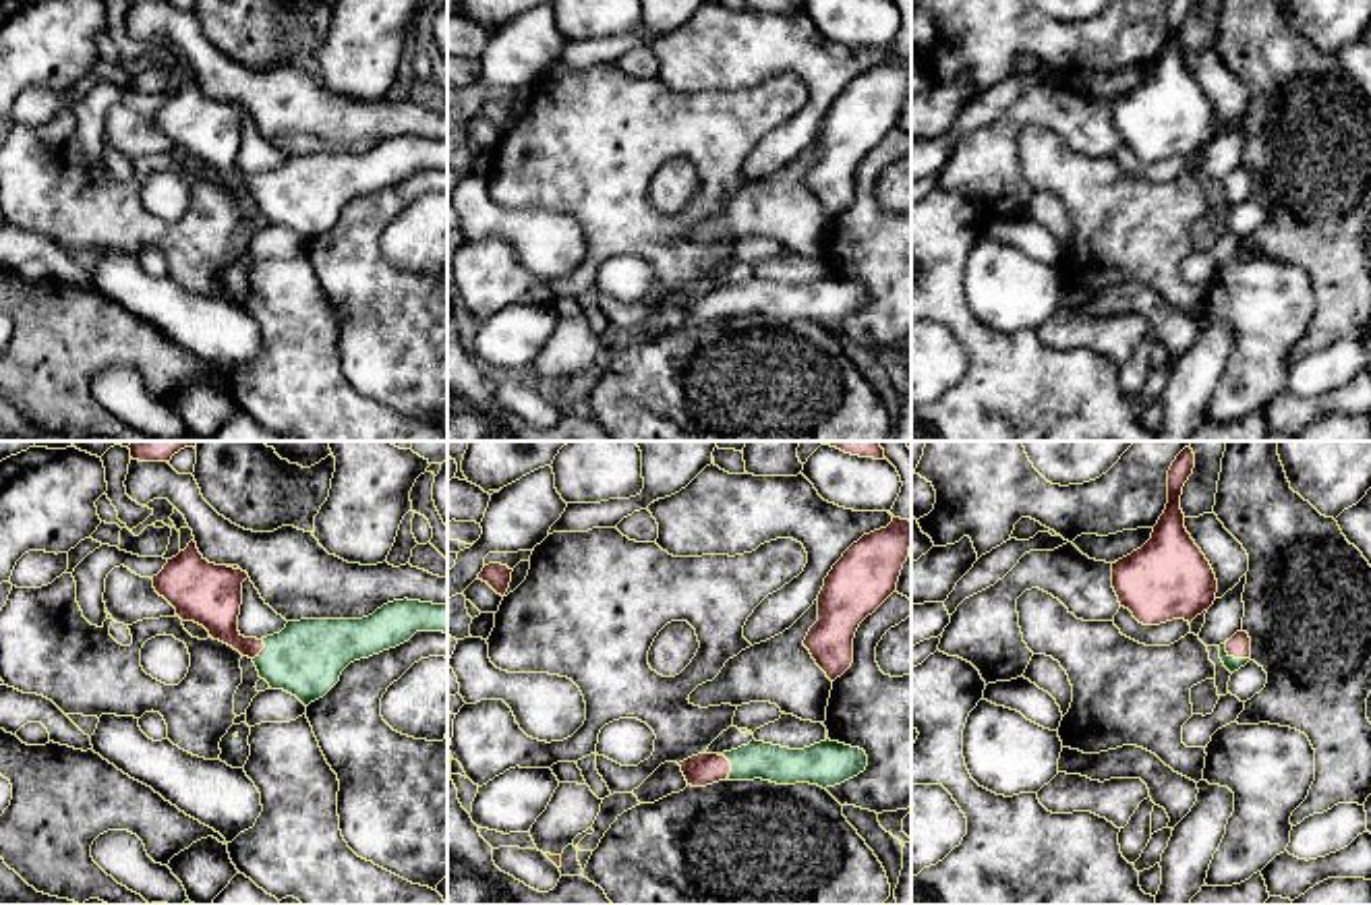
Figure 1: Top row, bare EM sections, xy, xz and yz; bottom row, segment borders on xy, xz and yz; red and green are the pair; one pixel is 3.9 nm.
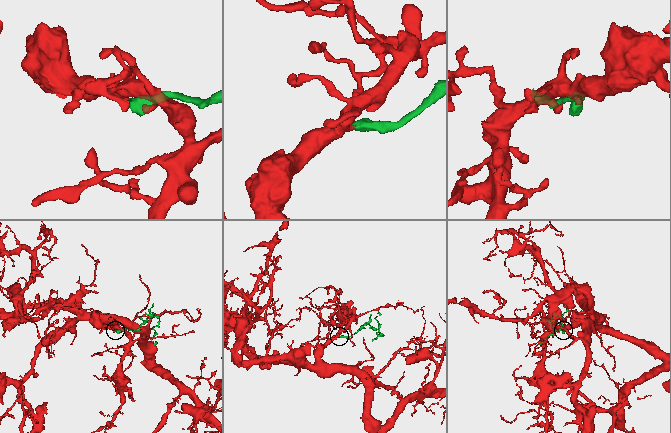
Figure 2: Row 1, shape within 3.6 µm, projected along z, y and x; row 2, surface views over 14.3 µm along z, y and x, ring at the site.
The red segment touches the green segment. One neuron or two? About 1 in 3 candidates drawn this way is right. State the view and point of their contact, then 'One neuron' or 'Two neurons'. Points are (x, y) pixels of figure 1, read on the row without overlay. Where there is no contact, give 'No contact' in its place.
Touches red at yz (1235, 193). One neuron

